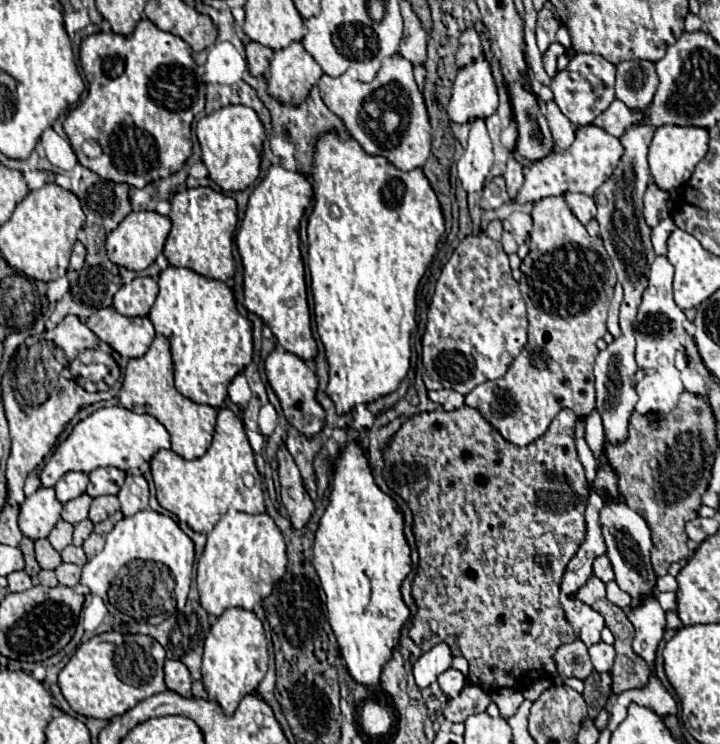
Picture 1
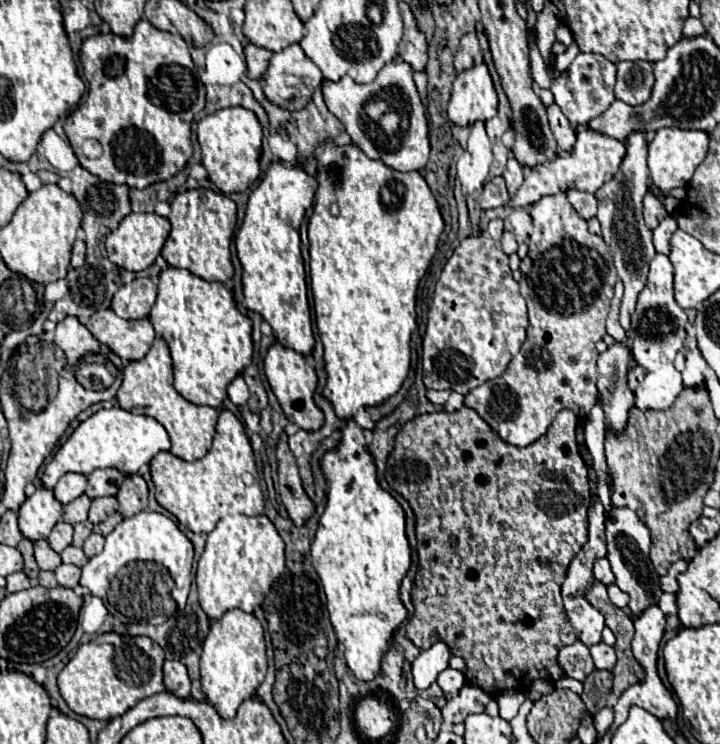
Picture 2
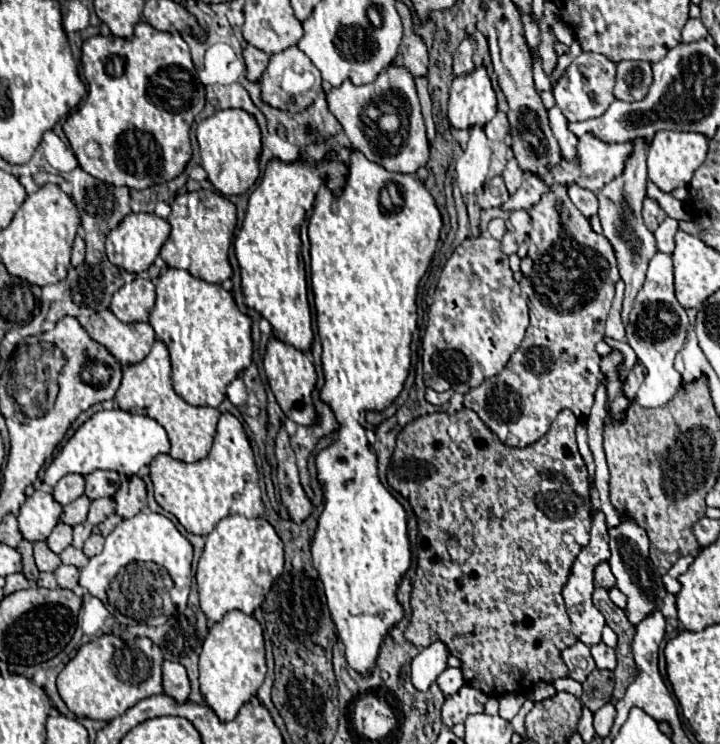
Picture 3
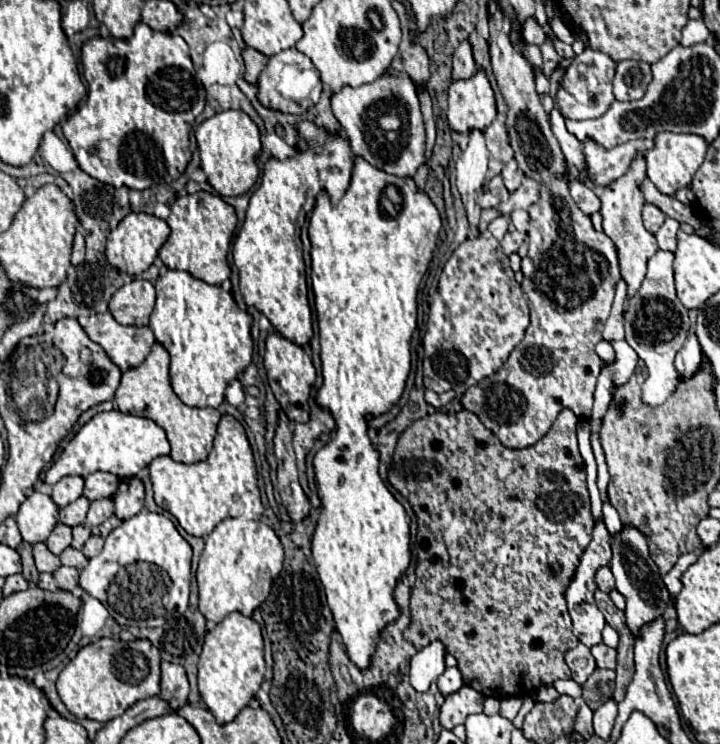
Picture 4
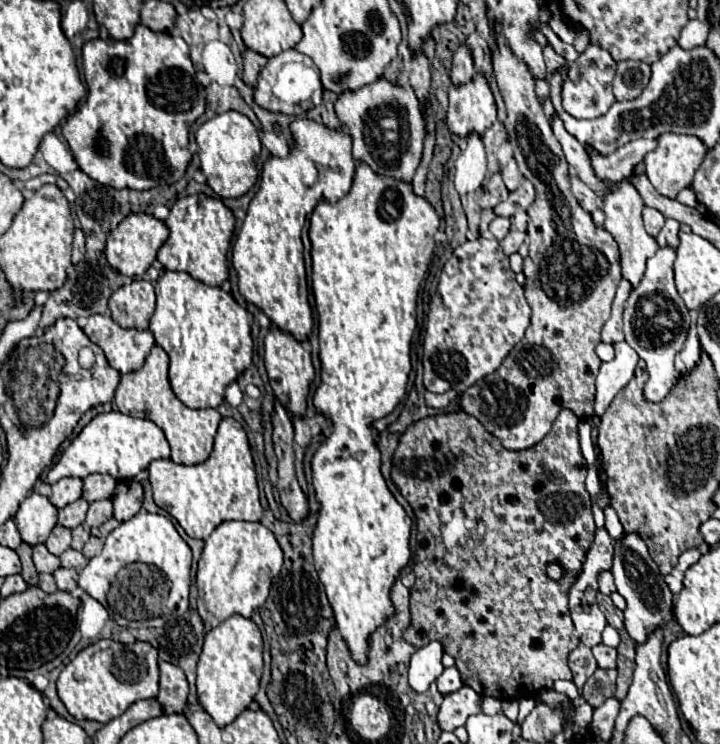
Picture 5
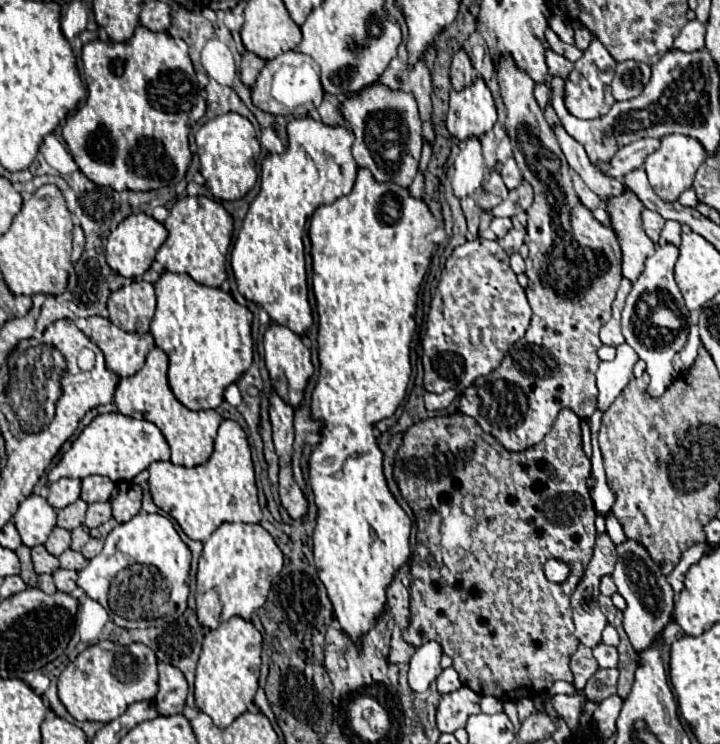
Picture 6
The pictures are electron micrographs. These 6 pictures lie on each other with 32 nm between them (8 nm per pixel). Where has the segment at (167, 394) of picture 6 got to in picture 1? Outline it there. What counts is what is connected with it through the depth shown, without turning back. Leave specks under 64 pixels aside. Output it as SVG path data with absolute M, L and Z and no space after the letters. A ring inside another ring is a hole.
M156 336L150 350L142 358L134 358L128 362L126 372L124 372L124 382L118 392L118 400L130 412L154 416L168 430L168 434L172 438L172 450L178 456L182 456L186 460L196 460L202 454L206 454L206 450L212 442L218 410L212 406L194 404L192 400L184 398L174 388L170 344L164 336Z

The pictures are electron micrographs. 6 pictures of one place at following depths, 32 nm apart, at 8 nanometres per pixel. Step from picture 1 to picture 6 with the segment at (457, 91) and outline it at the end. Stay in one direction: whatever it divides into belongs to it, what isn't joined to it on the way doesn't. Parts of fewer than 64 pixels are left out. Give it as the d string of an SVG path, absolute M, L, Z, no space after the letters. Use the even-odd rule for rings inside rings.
M476 78L472 86L450 92L450 110L446 126L450 136L458 140L482 138L496 122L496 106L484 80Z

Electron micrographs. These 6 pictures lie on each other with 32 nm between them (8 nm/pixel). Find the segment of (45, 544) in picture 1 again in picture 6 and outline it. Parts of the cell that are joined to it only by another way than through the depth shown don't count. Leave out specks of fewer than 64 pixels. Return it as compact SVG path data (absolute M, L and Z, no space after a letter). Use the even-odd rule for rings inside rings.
M44 546L32 548L32 562L34 562L36 574L52 574L58 570L58 558L48 554Z

